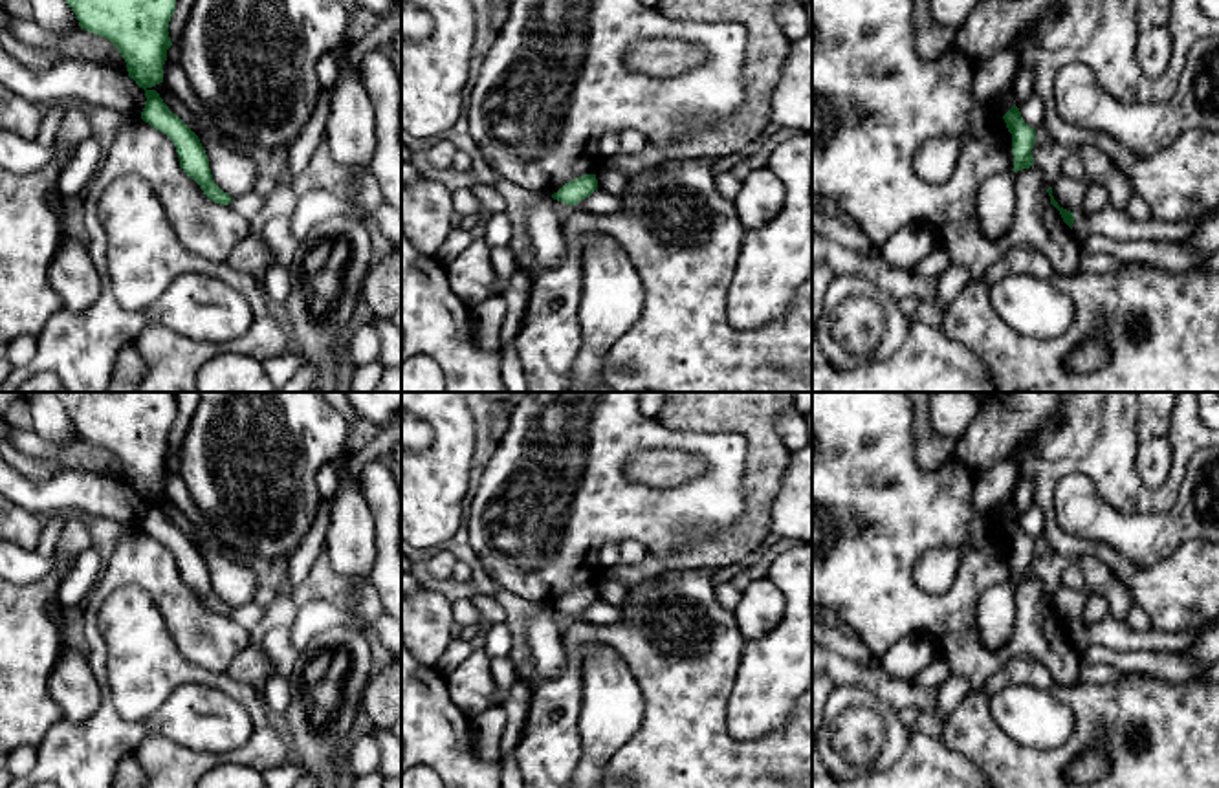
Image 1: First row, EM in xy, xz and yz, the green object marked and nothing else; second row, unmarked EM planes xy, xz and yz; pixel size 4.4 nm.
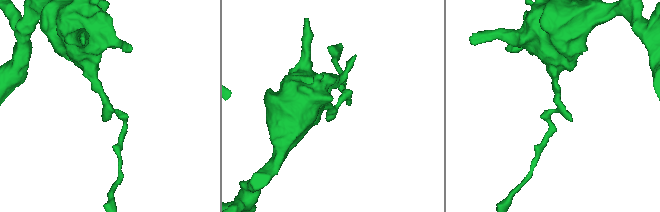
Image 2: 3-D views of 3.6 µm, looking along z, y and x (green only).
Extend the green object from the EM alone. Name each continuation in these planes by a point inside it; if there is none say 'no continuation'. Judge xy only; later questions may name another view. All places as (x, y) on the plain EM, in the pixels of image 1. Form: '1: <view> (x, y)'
no continuation

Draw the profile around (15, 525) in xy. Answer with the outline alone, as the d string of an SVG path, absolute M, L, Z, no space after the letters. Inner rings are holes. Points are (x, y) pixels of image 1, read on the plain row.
M0 493L0 539L13 541L26 550L35 550L40 539L37 515L24 511Z

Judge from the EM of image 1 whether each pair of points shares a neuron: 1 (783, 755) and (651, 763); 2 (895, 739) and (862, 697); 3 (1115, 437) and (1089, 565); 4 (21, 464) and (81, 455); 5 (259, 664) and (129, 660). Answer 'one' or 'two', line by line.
1: one
2: one
3: two
4: two
5: two

